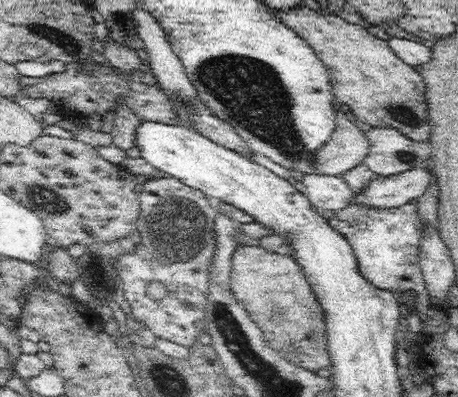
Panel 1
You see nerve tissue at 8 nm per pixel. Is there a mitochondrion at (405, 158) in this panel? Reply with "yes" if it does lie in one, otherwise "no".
yes

